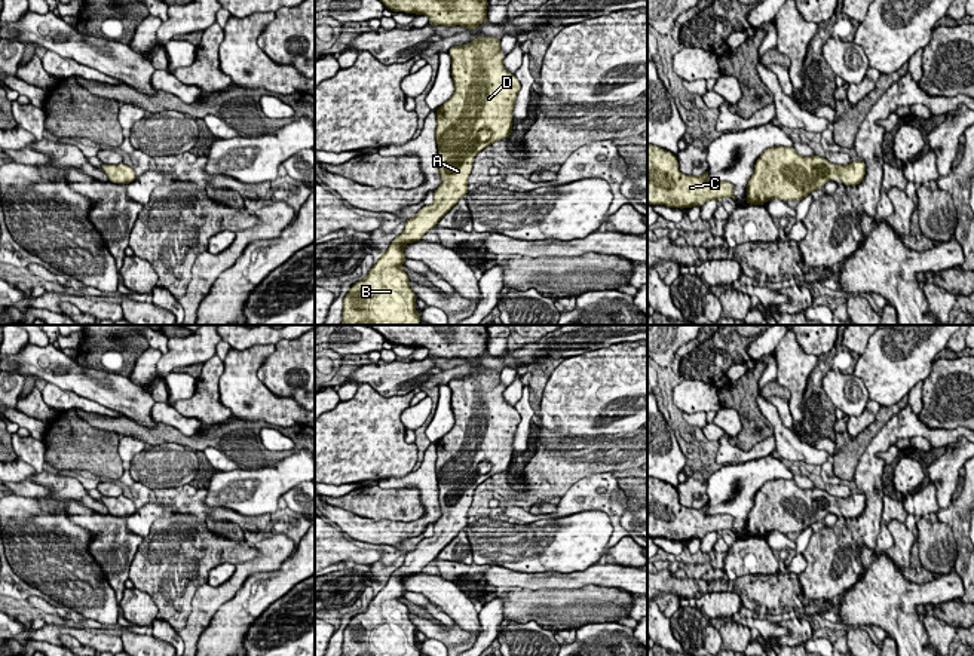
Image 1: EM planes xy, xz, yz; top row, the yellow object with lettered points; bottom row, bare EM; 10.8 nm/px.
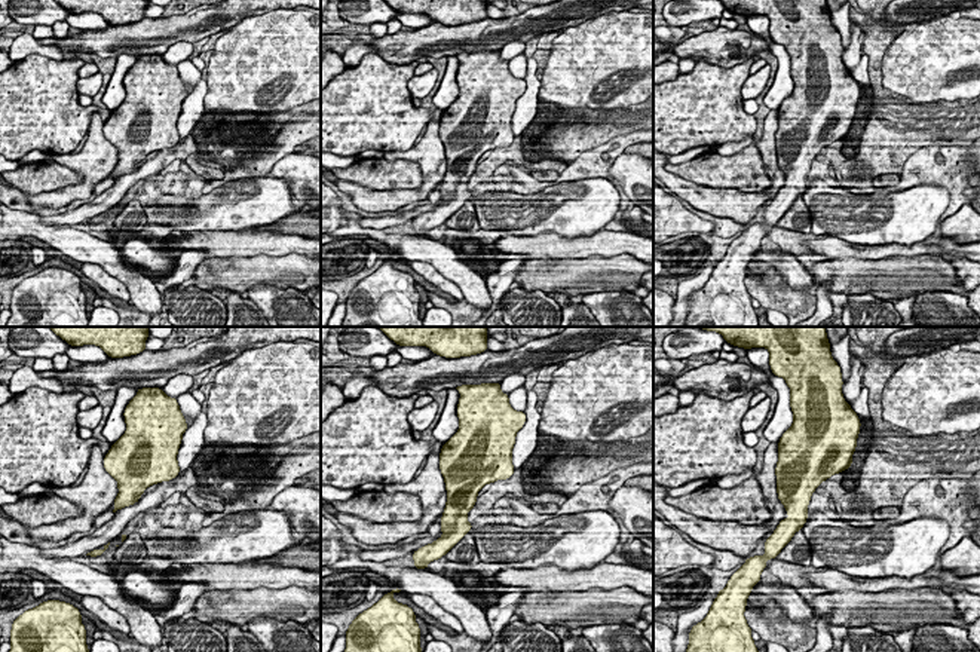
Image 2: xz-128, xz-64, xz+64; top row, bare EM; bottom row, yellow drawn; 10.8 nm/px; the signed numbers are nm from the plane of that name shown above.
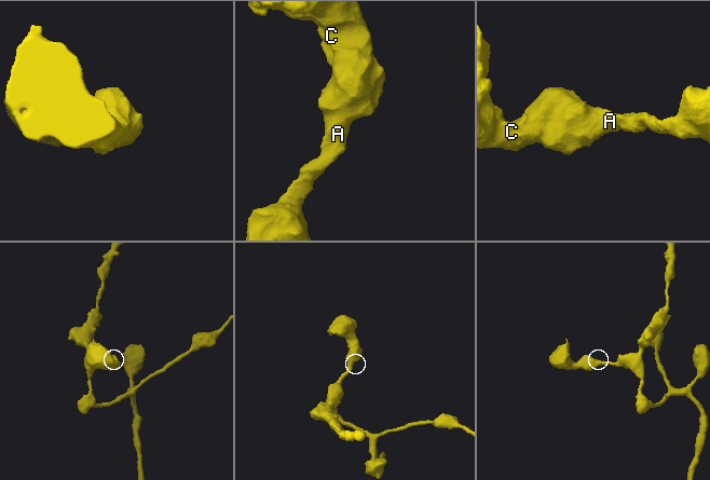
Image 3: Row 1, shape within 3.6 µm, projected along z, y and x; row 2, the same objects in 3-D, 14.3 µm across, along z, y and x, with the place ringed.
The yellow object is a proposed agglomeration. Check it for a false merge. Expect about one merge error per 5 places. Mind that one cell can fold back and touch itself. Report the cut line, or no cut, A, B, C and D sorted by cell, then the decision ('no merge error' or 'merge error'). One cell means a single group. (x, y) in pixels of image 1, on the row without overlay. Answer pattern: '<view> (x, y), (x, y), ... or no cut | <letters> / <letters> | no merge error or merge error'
no cut | A B C D | no merge error

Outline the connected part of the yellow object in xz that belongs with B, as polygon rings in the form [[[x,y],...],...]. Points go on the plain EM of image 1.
[[[475,370],[468,377],[450,380],[448,386],[454,426],[435,442],[441,518],[434,524],[434,536],[425,537],[413,551],[408,551],[404,564],[395,568],[386,585],[377,588],[368,607],[350,619],[343,631],[341,656],[420,656],[416,626],[410,620],[408,607],[399,601],[407,592],[402,580],[422,573],[426,564],[438,558],[438,554],[462,530],[466,530],[468,509],[475,488],[512,466],[512,442],[521,416],[503,399],[505,386],[500,383],[500,371]]]

